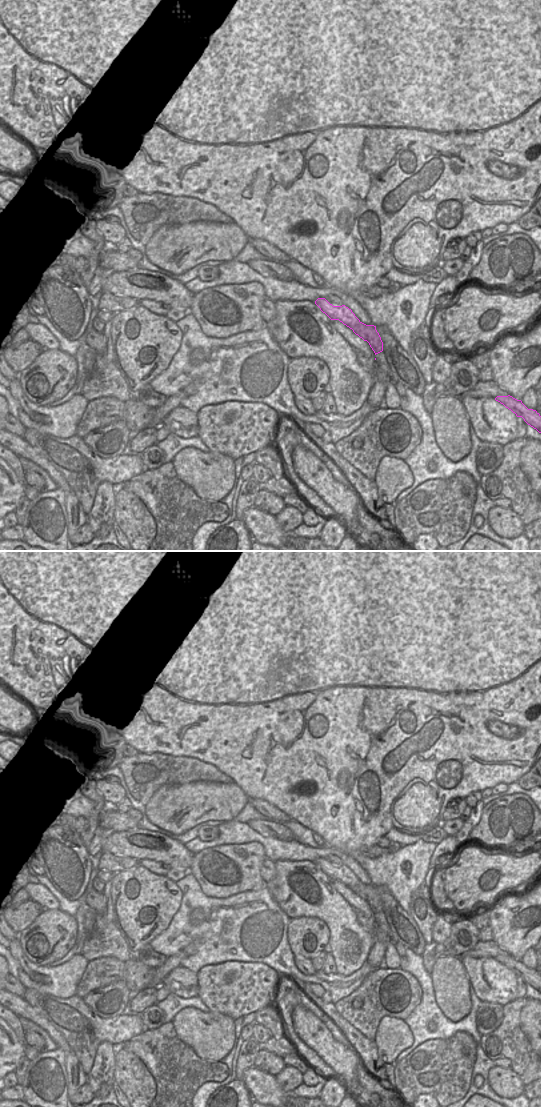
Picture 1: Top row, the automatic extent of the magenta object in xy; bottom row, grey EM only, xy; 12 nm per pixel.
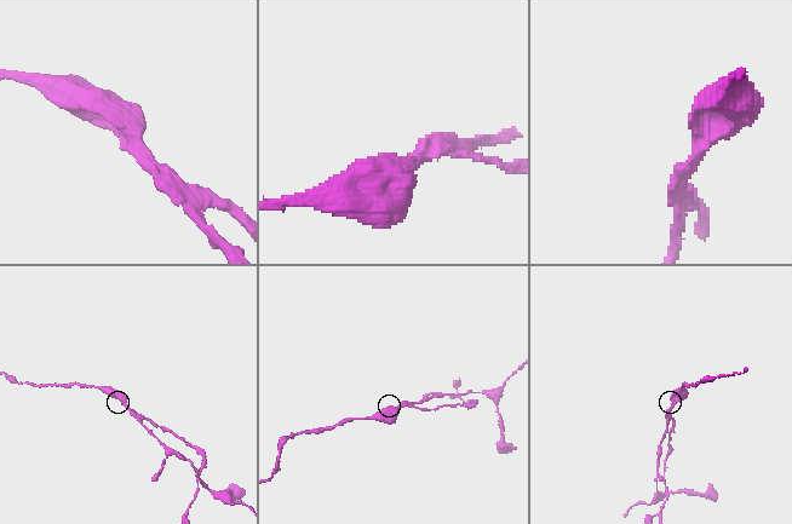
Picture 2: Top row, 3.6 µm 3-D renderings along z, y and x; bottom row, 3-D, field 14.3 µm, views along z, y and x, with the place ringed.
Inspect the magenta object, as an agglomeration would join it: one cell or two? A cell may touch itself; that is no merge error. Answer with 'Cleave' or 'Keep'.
Cleave

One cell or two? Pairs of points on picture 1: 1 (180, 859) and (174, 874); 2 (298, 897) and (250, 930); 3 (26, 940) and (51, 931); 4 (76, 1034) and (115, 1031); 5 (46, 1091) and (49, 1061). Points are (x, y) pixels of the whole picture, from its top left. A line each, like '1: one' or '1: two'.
1: two
2: two
3: one
4: one
5: one

